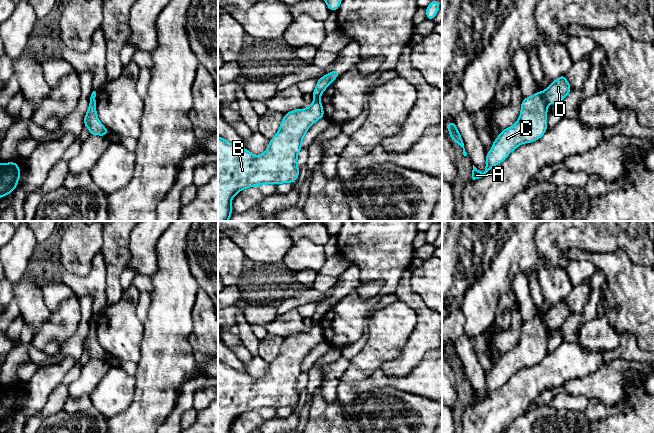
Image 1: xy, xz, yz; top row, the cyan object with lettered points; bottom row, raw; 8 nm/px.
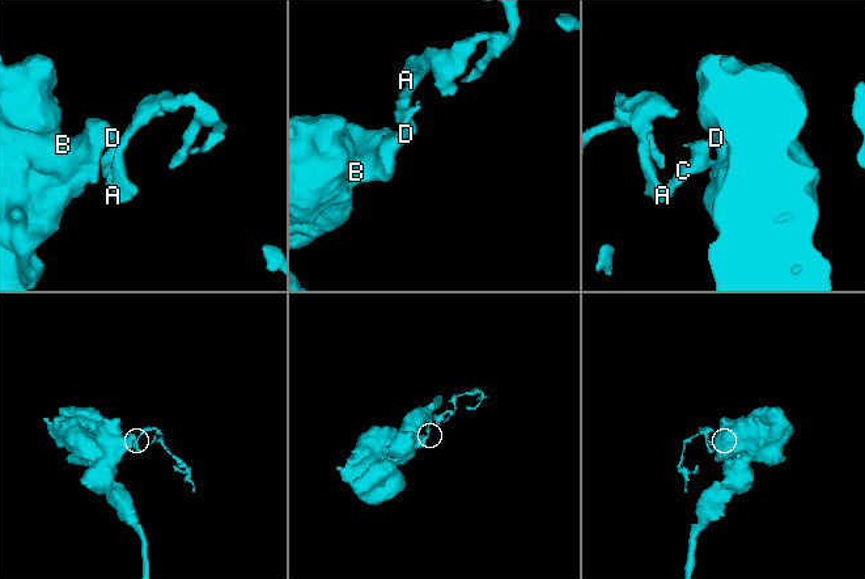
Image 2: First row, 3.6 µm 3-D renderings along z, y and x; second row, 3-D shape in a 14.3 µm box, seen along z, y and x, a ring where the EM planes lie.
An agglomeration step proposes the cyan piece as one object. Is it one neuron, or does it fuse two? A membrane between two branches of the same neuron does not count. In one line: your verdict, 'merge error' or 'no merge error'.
merge error

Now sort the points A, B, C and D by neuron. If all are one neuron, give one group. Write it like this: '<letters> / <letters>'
A C / B D

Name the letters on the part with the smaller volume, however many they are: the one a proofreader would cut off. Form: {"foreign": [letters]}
{"foreign": ["A", "C"]}

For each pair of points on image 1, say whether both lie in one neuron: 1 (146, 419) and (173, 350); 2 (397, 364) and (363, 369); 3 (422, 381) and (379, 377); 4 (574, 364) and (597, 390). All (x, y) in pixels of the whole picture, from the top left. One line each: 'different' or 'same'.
1: same
2: different
3: same
4: different

